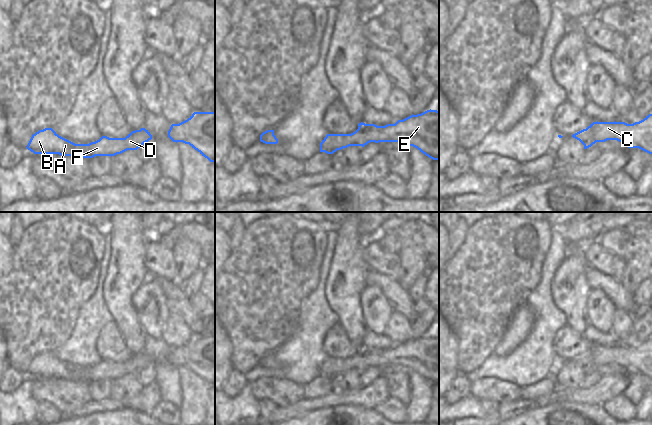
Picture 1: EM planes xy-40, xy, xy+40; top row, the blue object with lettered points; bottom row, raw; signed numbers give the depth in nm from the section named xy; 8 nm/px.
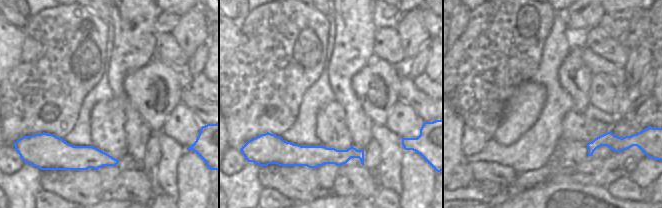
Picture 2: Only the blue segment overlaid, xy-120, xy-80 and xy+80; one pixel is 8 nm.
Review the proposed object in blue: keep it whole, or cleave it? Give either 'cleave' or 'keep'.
keep

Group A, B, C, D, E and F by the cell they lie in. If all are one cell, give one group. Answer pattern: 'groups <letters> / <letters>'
groups A B C D E F

